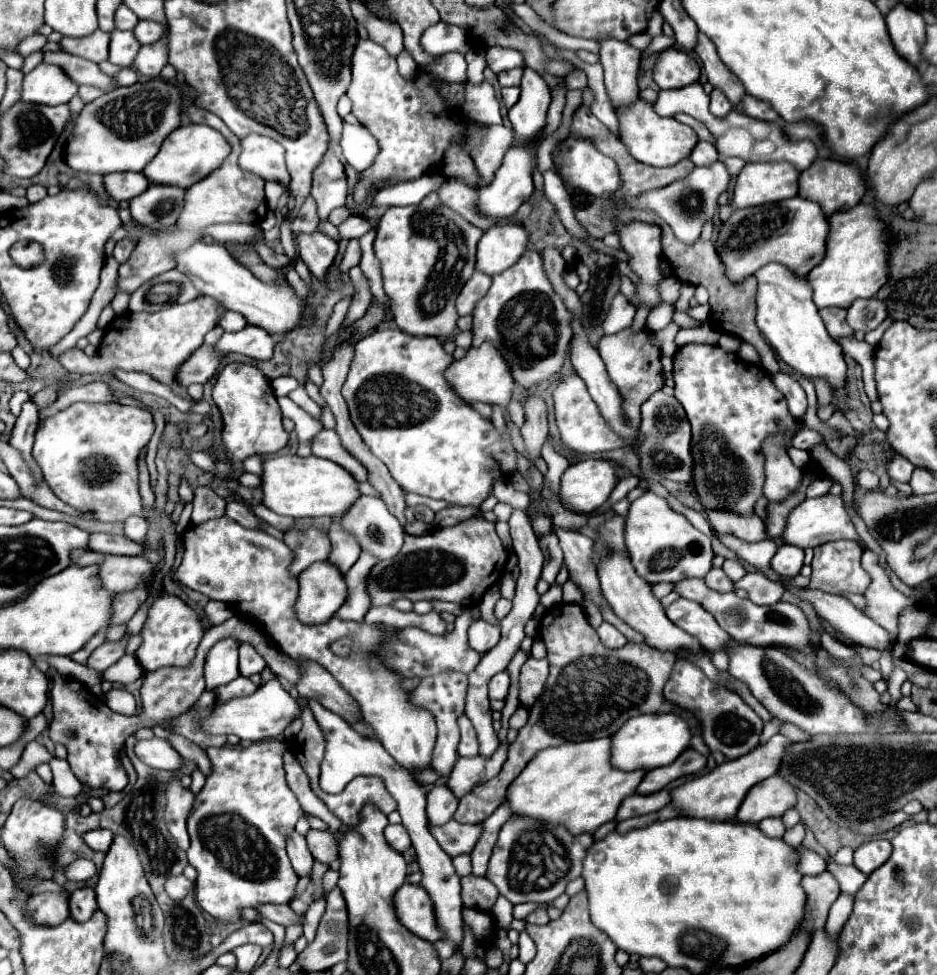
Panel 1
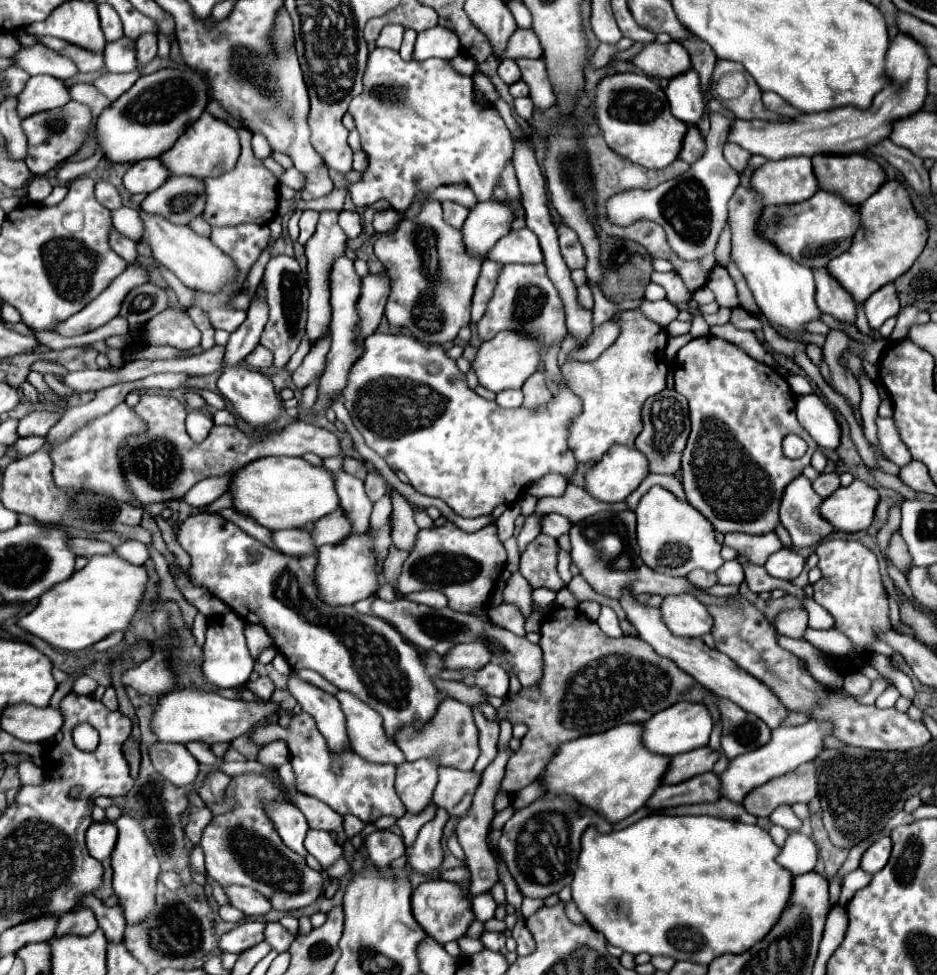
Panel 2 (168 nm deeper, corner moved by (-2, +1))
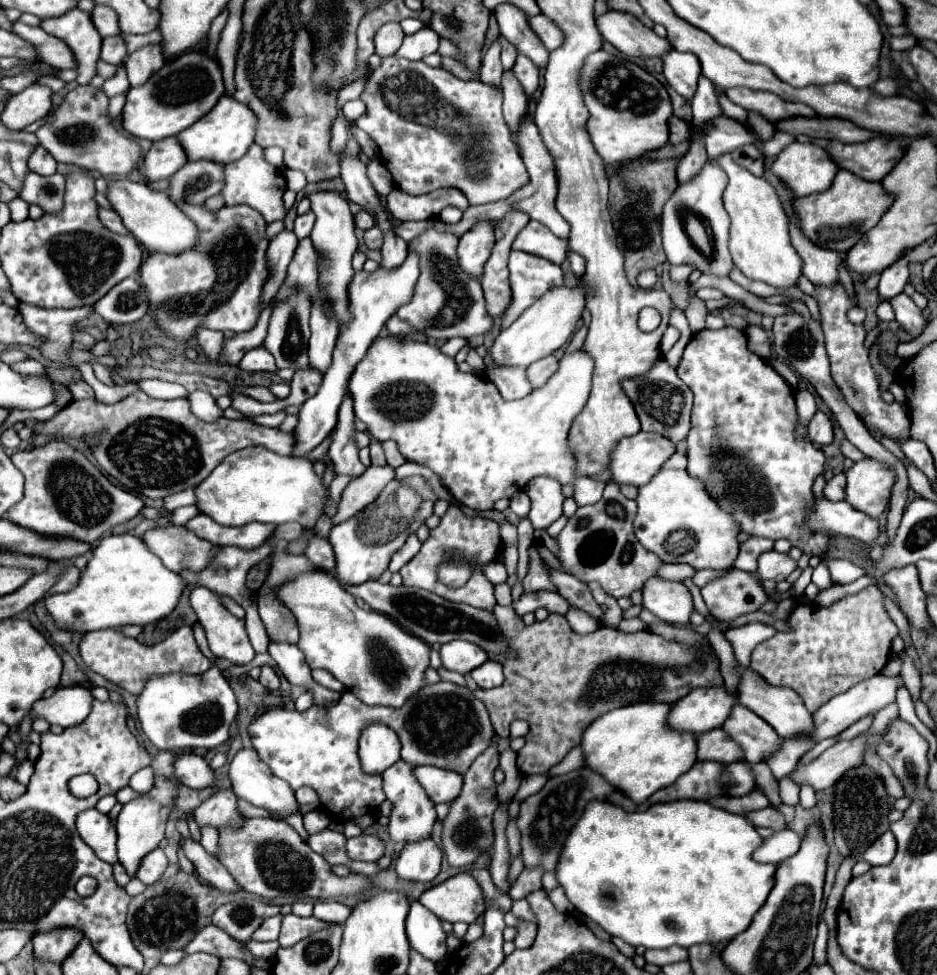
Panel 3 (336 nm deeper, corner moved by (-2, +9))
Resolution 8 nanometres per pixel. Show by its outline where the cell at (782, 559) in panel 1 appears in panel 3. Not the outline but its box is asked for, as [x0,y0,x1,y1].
[757,550,797,582]

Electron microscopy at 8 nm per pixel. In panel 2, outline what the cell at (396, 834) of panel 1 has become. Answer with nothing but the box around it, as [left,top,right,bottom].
[363,830,405,868]

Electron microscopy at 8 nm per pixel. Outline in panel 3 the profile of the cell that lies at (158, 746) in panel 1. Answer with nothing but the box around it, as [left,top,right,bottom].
[173,752,215,790]

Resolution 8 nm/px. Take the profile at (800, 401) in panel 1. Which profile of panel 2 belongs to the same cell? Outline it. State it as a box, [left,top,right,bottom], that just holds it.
[797,394,841,450]

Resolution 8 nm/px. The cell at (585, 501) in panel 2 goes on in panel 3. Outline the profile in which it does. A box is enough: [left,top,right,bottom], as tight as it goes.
[511,492,529,518]

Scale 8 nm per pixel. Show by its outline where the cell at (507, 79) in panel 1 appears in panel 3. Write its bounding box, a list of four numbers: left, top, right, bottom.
[501,38,517,70]

